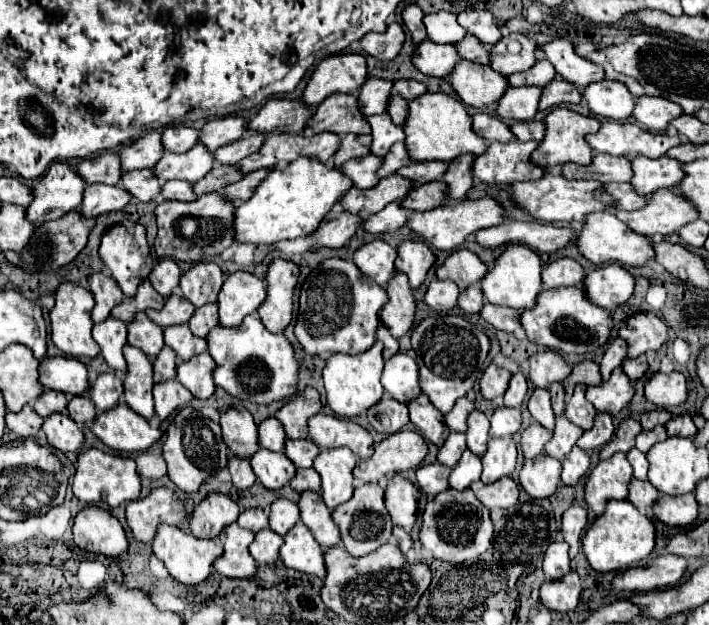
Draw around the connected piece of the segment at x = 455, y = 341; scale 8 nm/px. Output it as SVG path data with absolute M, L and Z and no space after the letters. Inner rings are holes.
M428 316L412 330L412 348L416 352L416 364L420 366L420 388L430 398L430 402L448 414L456 400L466 396L480 372L484 370L484 360L490 350L488 336L470 324L464 316Z

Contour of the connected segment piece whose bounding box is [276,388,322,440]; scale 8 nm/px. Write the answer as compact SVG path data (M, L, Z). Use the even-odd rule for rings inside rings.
M306 388L304 394L298 394L298 398L292 398L292 402L286 402L276 418L284 424L286 436L290 440L302 440L308 438L308 420L320 412L320 394L314 388Z

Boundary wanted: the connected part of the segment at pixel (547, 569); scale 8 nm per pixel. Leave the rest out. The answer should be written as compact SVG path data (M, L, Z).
M554 542L548 546L544 554L544 574L548 580L560 580L570 572L570 558L568 558L568 544Z

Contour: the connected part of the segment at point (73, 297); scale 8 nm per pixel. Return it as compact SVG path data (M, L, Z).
M64 282L58 286L56 290L56 306L50 310L50 336L52 336L52 342L66 354L66 356L88 356L88 358L94 358L100 354L98 350L98 344L94 342L92 338L92 308L94 308L94 296L90 290L78 286L78 284L72 284L72 282Z

